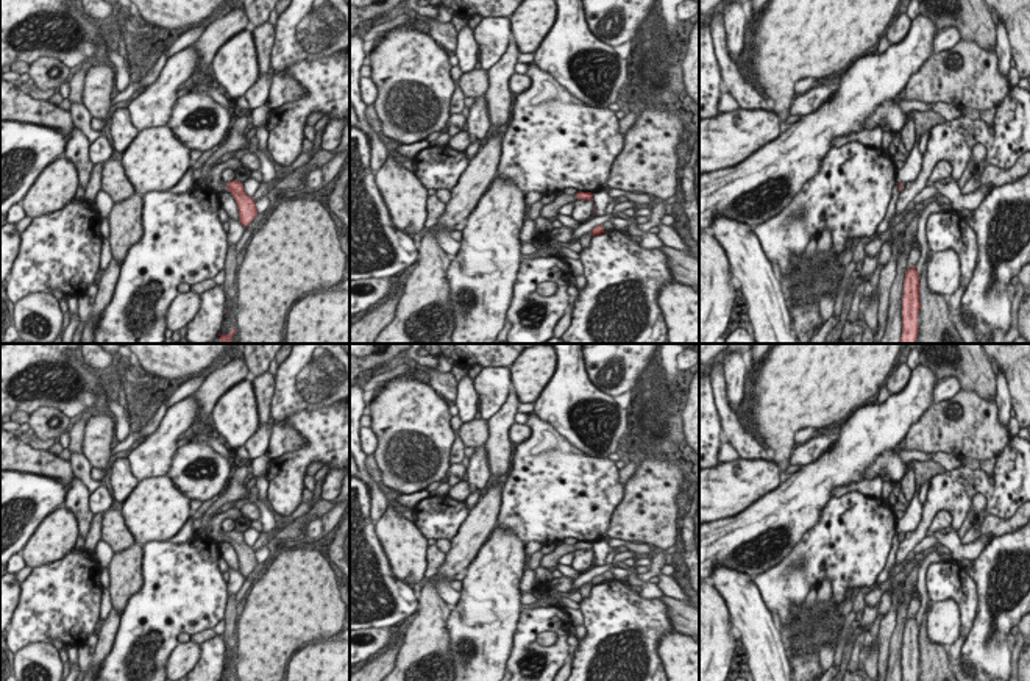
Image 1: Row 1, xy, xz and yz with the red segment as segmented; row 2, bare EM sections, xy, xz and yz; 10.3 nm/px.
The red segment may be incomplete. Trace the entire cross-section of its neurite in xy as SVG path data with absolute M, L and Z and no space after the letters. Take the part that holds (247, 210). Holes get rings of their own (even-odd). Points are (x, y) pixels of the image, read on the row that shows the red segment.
M229 158L228 161L218 162L212 167L212 181L209 187L215 189L217 192L222 192L223 189L229 191L234 197L239 209L239 222L247 226L254 216L258 214L256 205L250 195L245 194L243 186L240 181L233 180L225 183L222 180L222 170L231 167L233 170L237 170L242 166L240 159Z

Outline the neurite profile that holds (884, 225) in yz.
M897 183L893 186L893 194L891 194L891 200L888 203L888 208L886 208L886 212L885 212L885 217L882 219L882 222L879 223L877 226L877 233L883 233L890 228L890 222L893 220L894 214L896 214L896 201L899 198L899 187L897 187Z

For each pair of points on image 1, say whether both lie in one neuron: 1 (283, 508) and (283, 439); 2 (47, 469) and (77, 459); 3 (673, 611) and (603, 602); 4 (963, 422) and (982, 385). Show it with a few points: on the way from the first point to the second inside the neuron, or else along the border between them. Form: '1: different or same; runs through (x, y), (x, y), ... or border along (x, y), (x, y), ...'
1: different; border along (287, 417), (283, 420), (305, 441), (269, 461)
2: different; border along (69, 461), (75, 477)
3: different; border along (657, 598), (674, 628)
4: different; border along (963, 388), (973, 389), (985, 399), (994, 399)

